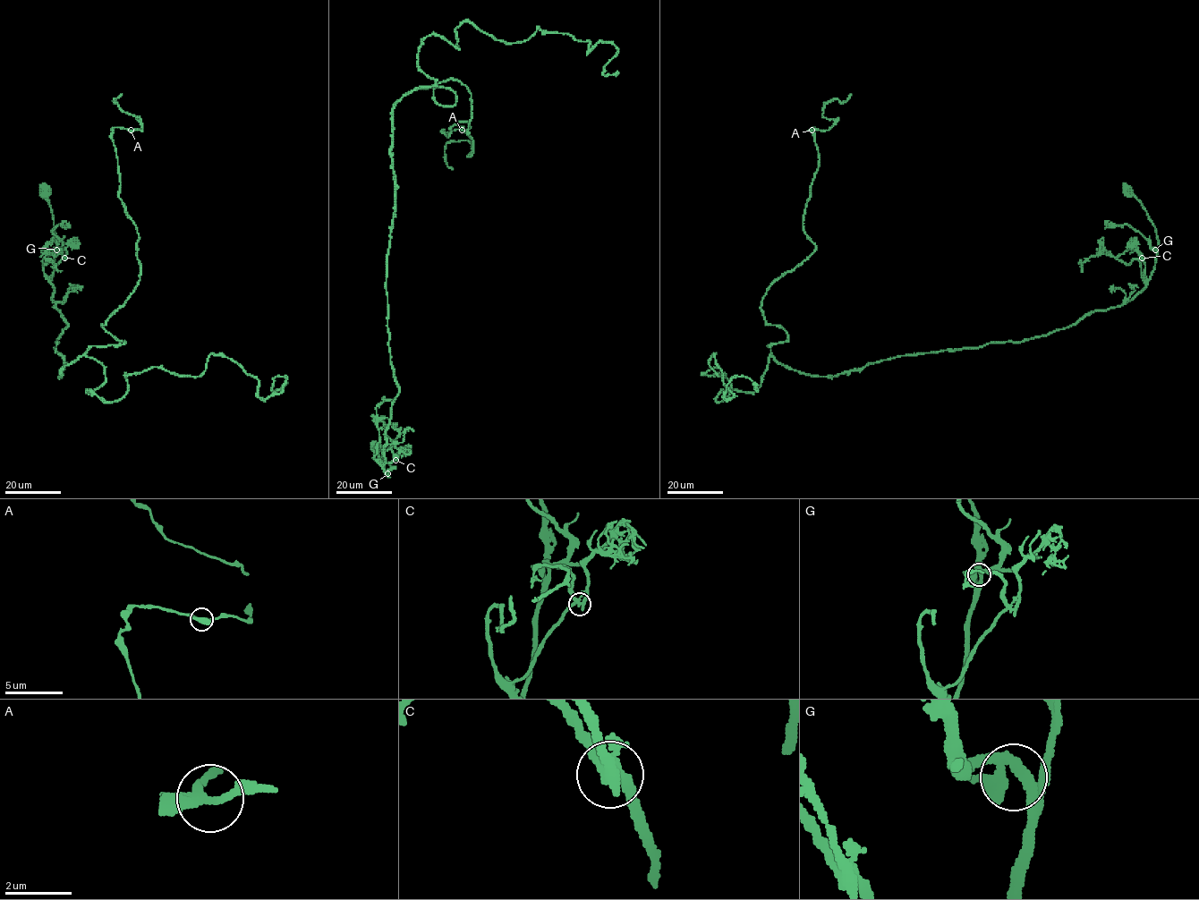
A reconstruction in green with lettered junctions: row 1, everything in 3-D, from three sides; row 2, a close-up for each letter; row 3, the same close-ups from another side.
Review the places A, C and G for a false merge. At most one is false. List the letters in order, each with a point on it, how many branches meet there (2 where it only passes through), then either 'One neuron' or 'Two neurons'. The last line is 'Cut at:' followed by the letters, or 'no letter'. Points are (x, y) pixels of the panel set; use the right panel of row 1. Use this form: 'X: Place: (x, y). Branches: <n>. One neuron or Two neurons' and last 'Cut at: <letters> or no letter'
A: Place: (812, 130). Branches: 3. One neuron
C: Place: (1142, 258). Branches: 3. Two neurons
G: Place: (1155, 250). Branches: 3. One neuron
Cut at: C

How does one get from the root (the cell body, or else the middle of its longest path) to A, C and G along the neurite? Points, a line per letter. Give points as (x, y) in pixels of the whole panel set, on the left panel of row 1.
A: (44, 191), (61, 377), (125, 343), (103, 325), (140, 280), (111, 134), (131, 131)
C: (44, 191), (43, 195), (53, 212), (55, 233), (55, 253), (50, 283), (48, 277), (64, 258)
G: (44, 191), (43, 195), (53, 212), (56, 250)

